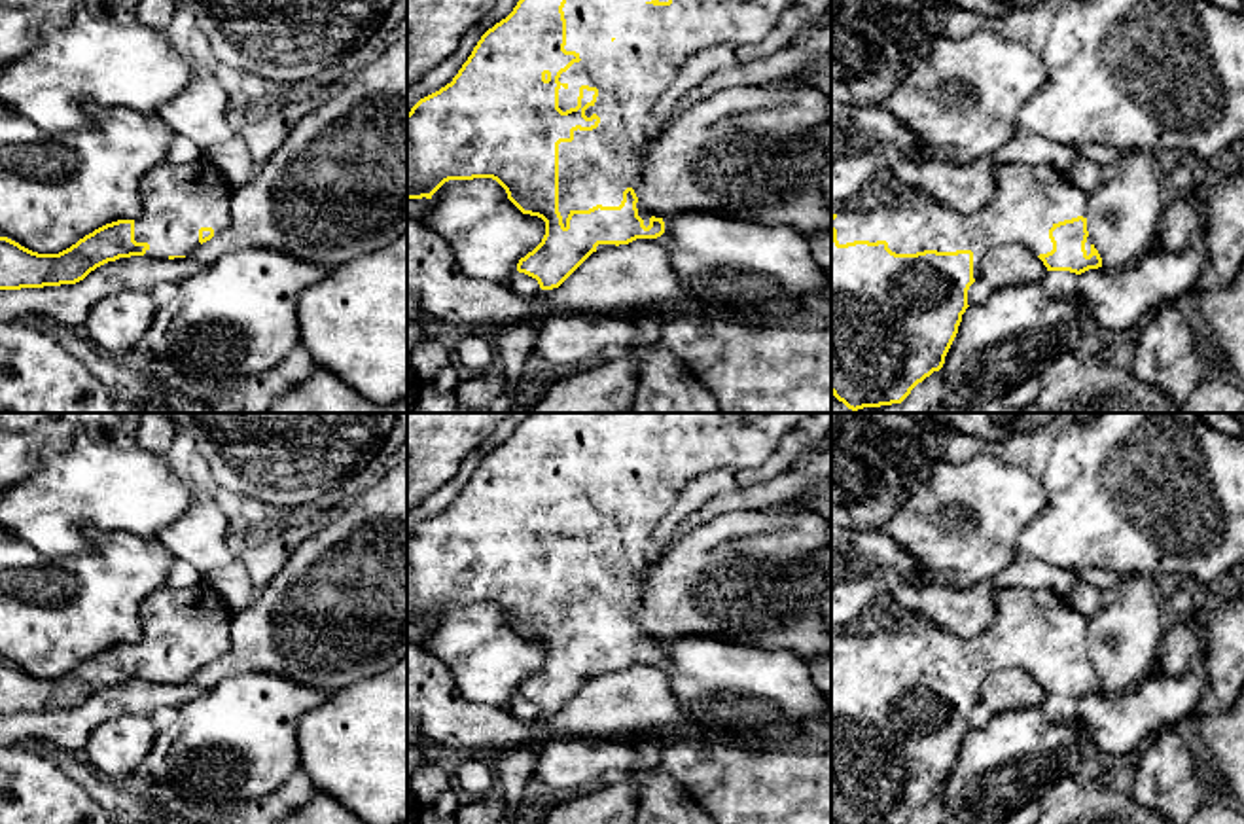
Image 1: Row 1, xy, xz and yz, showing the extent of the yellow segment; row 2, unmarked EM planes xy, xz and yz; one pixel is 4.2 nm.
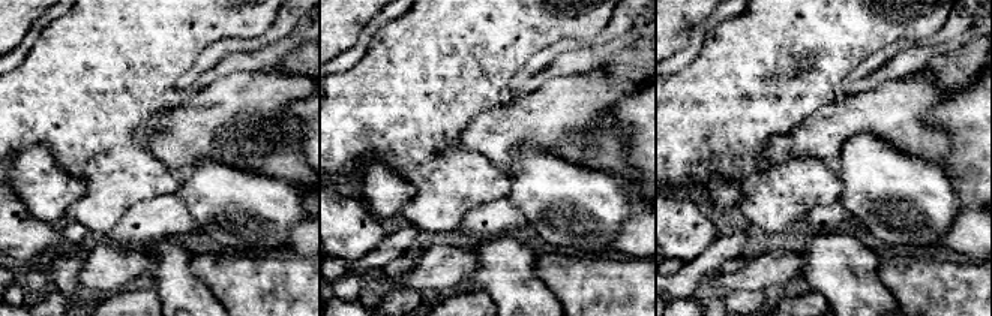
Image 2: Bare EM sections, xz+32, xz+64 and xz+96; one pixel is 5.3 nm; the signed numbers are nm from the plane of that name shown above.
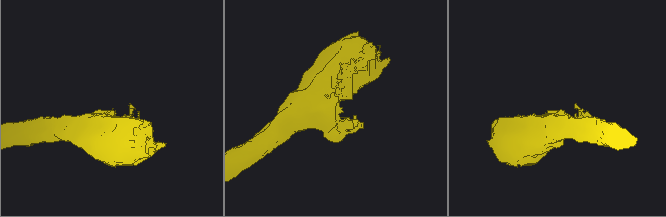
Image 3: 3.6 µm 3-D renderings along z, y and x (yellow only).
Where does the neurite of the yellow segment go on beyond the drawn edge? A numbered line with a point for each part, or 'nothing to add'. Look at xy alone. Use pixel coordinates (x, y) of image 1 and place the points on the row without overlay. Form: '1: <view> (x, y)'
1: xy (178, 624)

